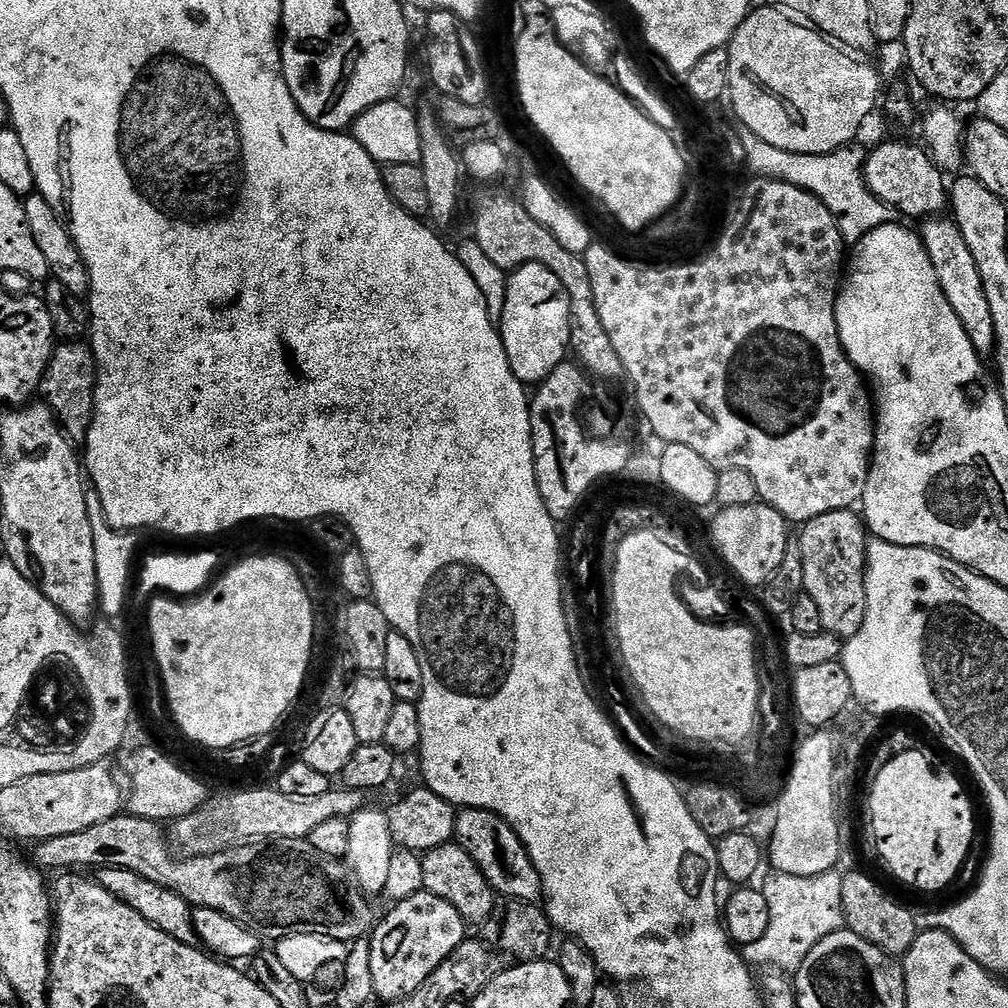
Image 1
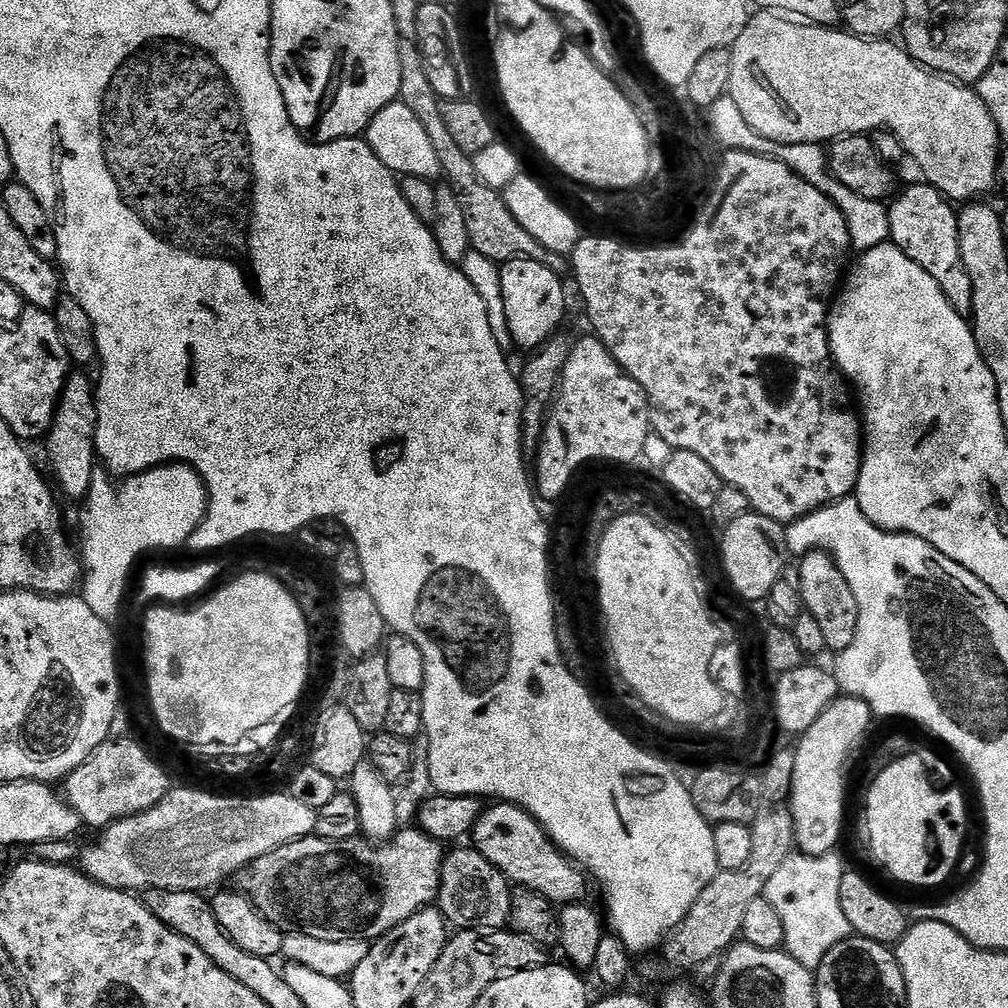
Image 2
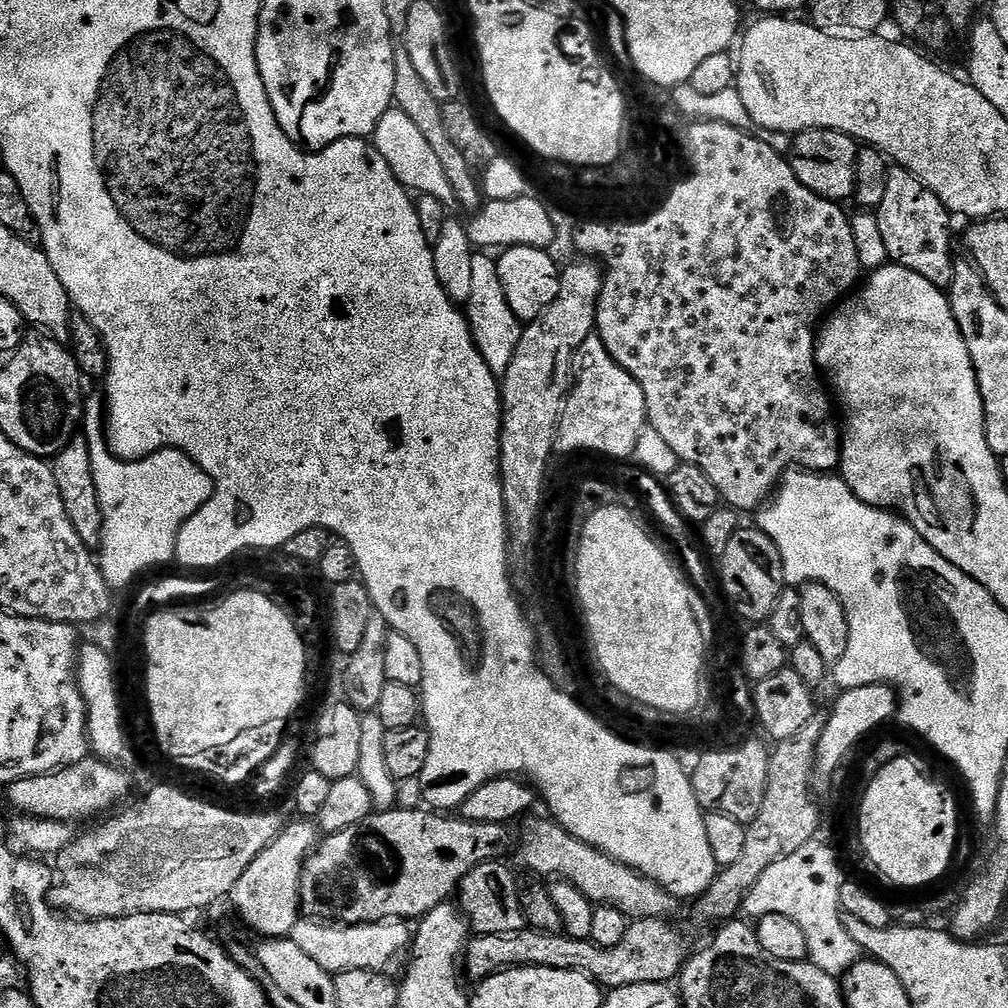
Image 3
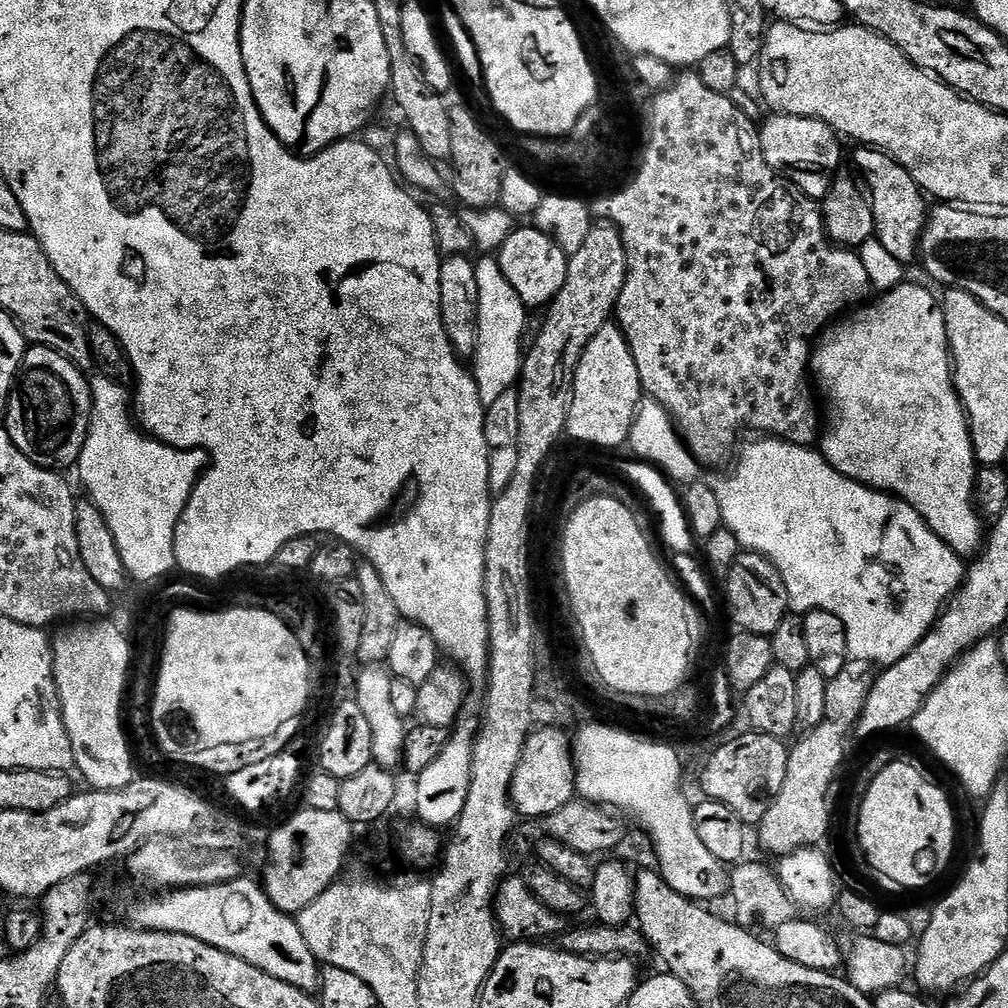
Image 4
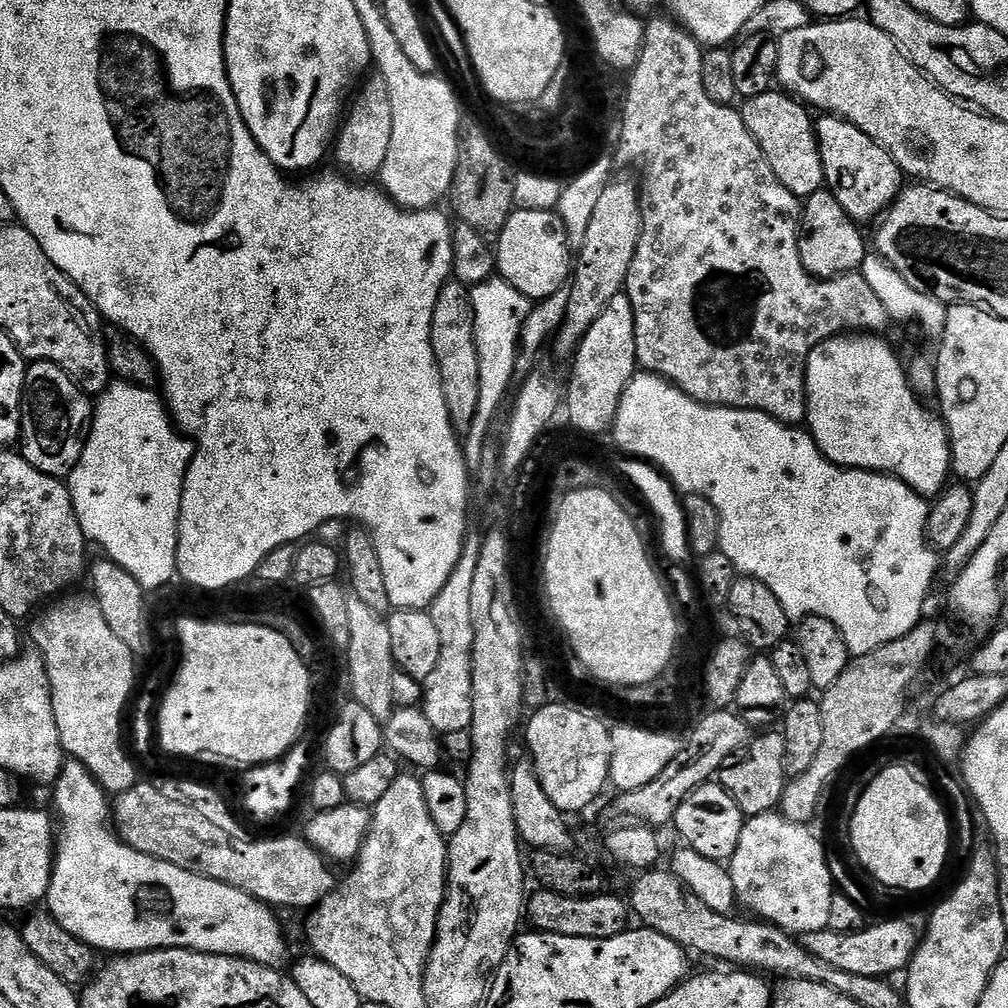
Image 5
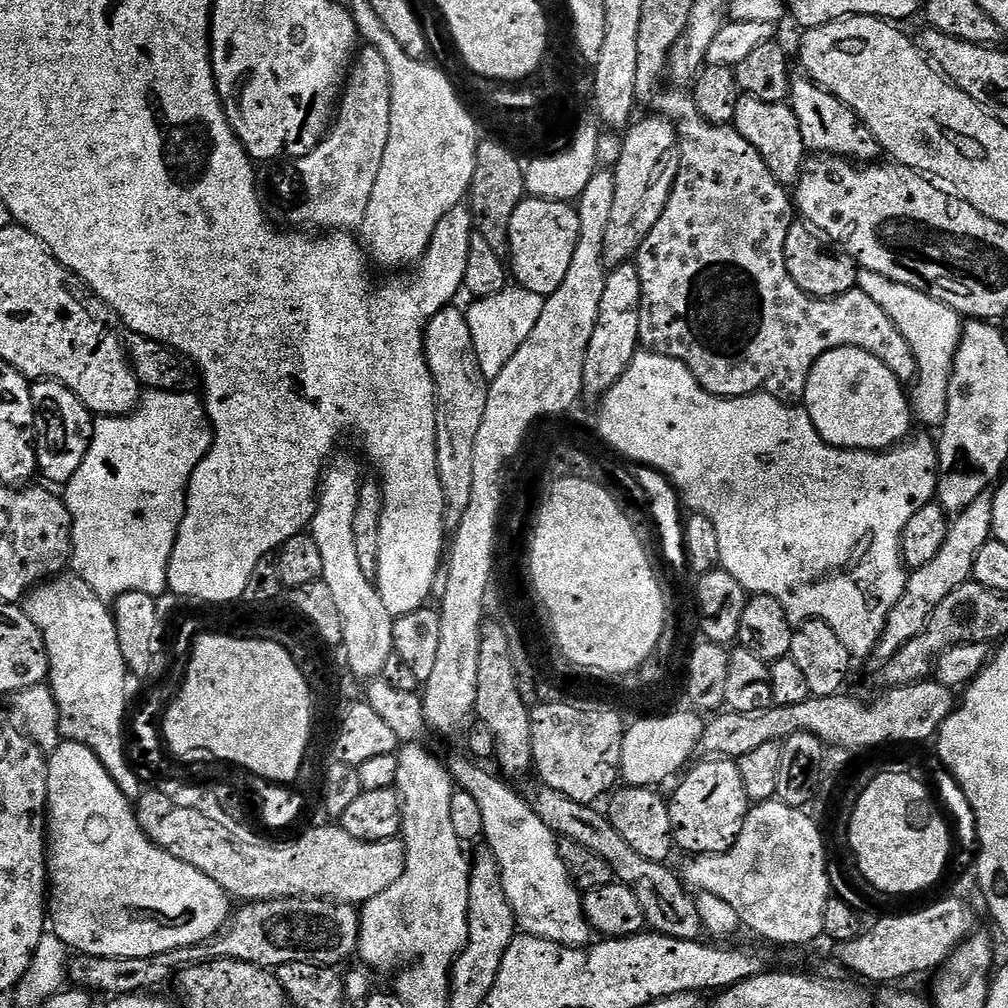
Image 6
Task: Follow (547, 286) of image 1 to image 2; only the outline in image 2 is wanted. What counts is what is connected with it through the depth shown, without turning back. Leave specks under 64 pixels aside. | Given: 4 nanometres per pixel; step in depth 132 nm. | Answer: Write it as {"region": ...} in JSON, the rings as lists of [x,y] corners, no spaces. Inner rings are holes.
{"region":[[[517,258],[506,262],[500,269],[502,278],[502,298],[506,302],[506,322],[510,326],[513,345],[518,349],[528,348],[535,350],[541,348],[547,340],[561,331],[560,323],[564,320],[564,284],[561,273],[542,266],[537,260]]]}

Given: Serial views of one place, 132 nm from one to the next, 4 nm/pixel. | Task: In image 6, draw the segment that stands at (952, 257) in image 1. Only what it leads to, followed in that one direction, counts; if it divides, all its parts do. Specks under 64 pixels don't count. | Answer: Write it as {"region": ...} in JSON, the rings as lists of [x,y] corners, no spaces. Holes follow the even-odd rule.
{"region":[[[800,74],[793,79],[790,107],[798,118],[798,126],[802,126],[802,142],[809,153],[851,158],[856,162],[876,162],[881,159],[880,143],[860,121],[858,114],[837,96],[809,80],[807,75]]]}

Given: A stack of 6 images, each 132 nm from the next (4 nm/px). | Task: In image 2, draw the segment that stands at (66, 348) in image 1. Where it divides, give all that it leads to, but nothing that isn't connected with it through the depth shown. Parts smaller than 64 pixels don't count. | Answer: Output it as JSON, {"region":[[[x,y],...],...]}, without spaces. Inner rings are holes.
{"region":[[[76,370],[64,384],[64,393],[56,407],[52,418],[52,429],[48,431],[48,458],[56,476],[55,483],[59,491],[70,498],[81,501],[89,492],[93,470],[97,467],[96,427],[98,426],[98,410],[96,409],[96,390],[94,380],[83,376],[83,371]]]}

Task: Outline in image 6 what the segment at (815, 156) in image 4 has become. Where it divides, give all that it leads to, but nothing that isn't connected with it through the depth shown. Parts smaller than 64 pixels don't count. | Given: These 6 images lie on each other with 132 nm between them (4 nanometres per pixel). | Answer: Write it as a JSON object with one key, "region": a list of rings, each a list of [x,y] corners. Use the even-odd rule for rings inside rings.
{"region":[[[744,96],[738,102],[738,114],[734,126],[762,154],[770,174],[785,186],[795,185],[806,163],[806,149],[802,142],[802,126],[798,126],[798,118],[794,110],[787,104],[771,104],[770,102],[758,102],[758,98]]]}

